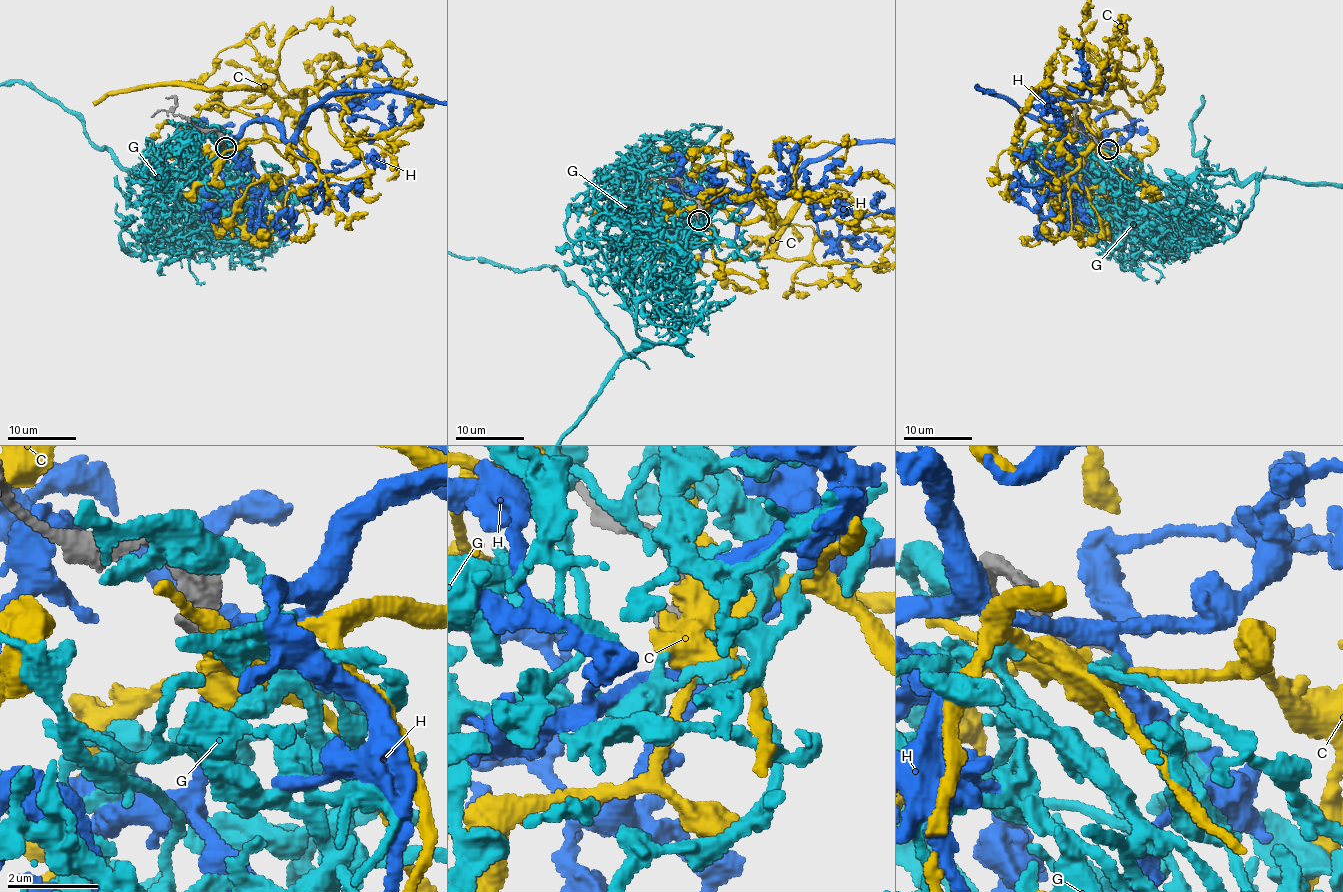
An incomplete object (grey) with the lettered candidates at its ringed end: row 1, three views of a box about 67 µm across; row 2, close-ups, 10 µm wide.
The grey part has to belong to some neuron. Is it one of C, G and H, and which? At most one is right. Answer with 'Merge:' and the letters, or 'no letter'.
Merge: G

